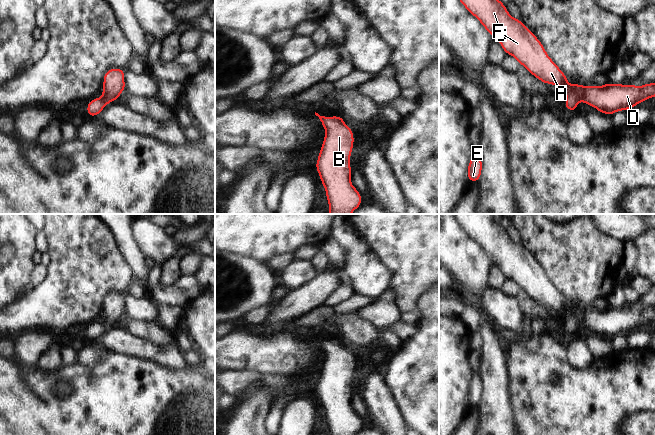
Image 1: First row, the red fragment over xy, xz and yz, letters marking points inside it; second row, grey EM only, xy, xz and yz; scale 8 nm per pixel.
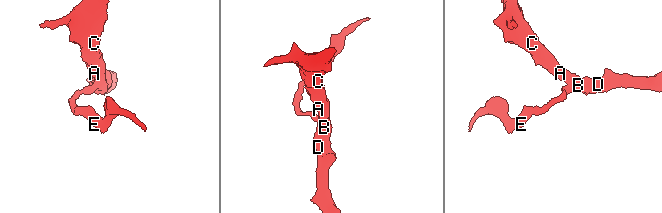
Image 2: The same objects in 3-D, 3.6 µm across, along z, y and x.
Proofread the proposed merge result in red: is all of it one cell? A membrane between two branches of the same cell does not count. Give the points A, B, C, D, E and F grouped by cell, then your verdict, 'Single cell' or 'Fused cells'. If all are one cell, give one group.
Groups: A B C D E F. Single cell.

